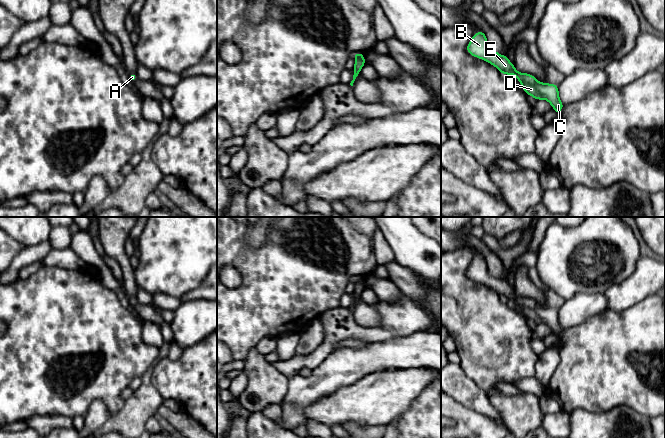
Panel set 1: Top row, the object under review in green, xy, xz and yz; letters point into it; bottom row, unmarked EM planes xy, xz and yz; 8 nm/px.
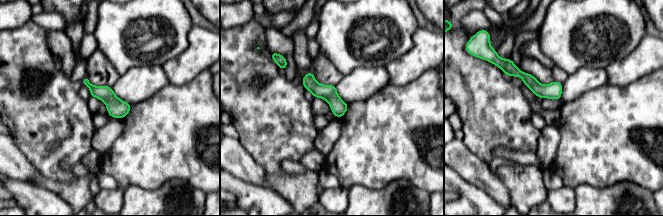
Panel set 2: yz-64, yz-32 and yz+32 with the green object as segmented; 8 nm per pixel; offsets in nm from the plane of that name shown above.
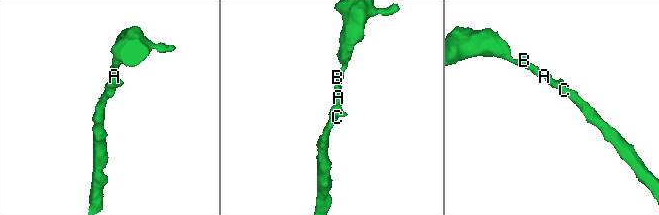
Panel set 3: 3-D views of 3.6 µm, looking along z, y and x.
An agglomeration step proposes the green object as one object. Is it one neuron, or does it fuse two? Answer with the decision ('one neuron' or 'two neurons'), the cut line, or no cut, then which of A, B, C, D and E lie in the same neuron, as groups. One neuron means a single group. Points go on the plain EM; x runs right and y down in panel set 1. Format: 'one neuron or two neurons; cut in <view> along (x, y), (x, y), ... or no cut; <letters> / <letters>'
one neuron; no cut; A B C D E

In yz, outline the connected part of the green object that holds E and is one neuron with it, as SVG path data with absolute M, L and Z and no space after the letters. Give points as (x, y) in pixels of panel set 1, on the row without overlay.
M478 255L472 261L466 273L472 280L495 290L503 299L514 299L520 305L526 318L531 319L535 324L547 324L559 339L564 328L559 323L558 309L541 307L531 298L519 297L507 280L500 279L488 271L487 262L483 255Z

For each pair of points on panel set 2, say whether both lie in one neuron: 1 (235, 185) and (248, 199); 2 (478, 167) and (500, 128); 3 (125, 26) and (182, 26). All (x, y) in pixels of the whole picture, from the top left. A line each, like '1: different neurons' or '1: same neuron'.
1: same neuron
2: different neurons
3: same neuron

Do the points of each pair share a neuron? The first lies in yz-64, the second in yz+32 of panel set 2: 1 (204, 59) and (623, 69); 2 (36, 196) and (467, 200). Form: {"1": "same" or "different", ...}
{"1": "same", "2": "same"}

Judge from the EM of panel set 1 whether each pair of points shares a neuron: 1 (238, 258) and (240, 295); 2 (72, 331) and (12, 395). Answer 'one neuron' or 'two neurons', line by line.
1: one neuron
2: one neuron

